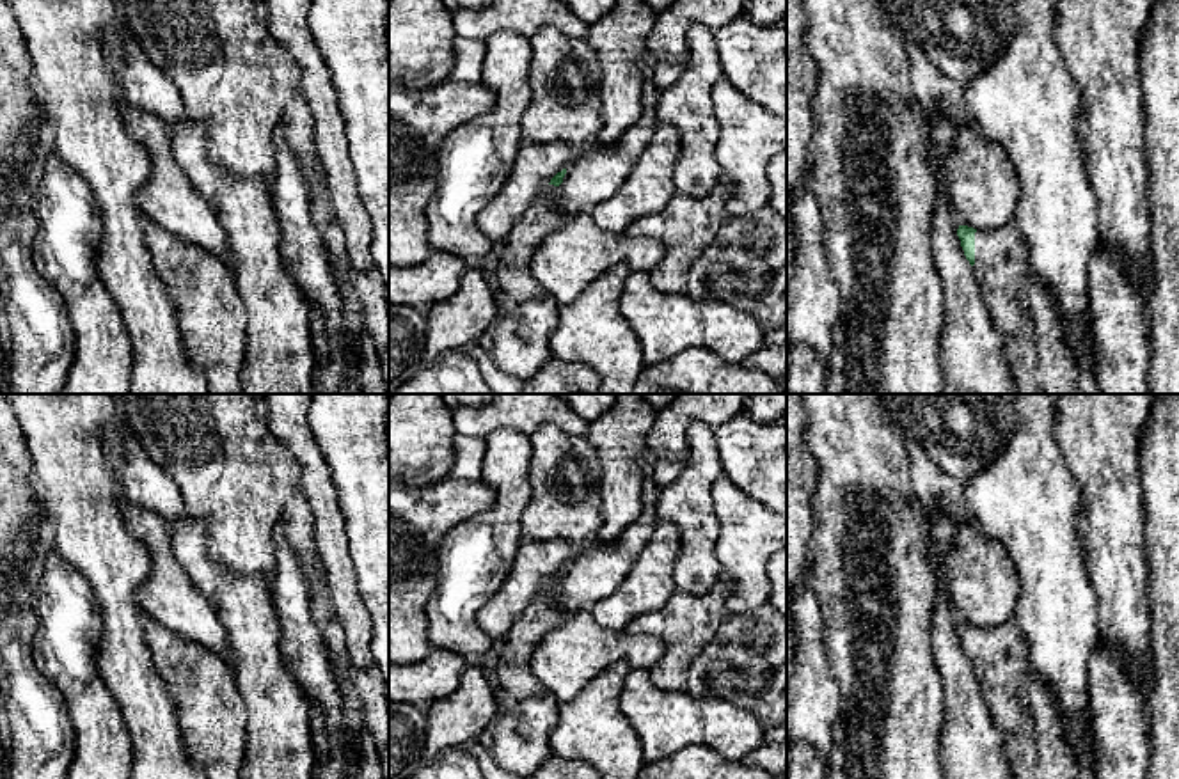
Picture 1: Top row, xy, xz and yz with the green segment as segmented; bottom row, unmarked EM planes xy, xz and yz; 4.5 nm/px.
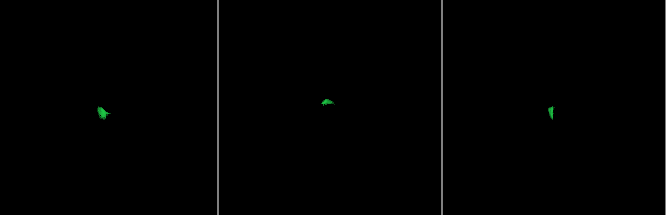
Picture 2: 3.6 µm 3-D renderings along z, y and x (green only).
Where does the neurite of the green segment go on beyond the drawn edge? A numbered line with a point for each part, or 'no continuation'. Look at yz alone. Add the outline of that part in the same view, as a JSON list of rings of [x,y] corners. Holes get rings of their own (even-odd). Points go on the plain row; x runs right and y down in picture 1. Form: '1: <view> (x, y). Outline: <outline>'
1: yz (1025, 710). Outline: [[[1014,618],[975,630],[973,662],[982,696],[998,731],[1014,779],[1097,779],[1094,749],[1081,758],[1067,738],[1067,720],[1055,692],[1032,673],[1028,646]]]

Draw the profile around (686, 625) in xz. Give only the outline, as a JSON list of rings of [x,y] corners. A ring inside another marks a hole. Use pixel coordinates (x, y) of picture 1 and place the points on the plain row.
[[[726,577],[705,596],[677,591],[664,607],[634,618],[623,628],[632,637],[664,642],[664,655],[648,669],[655,687],[664,692],[685,689],[689,667],[728,618],[726,602],[733,593],[735,584]]]

